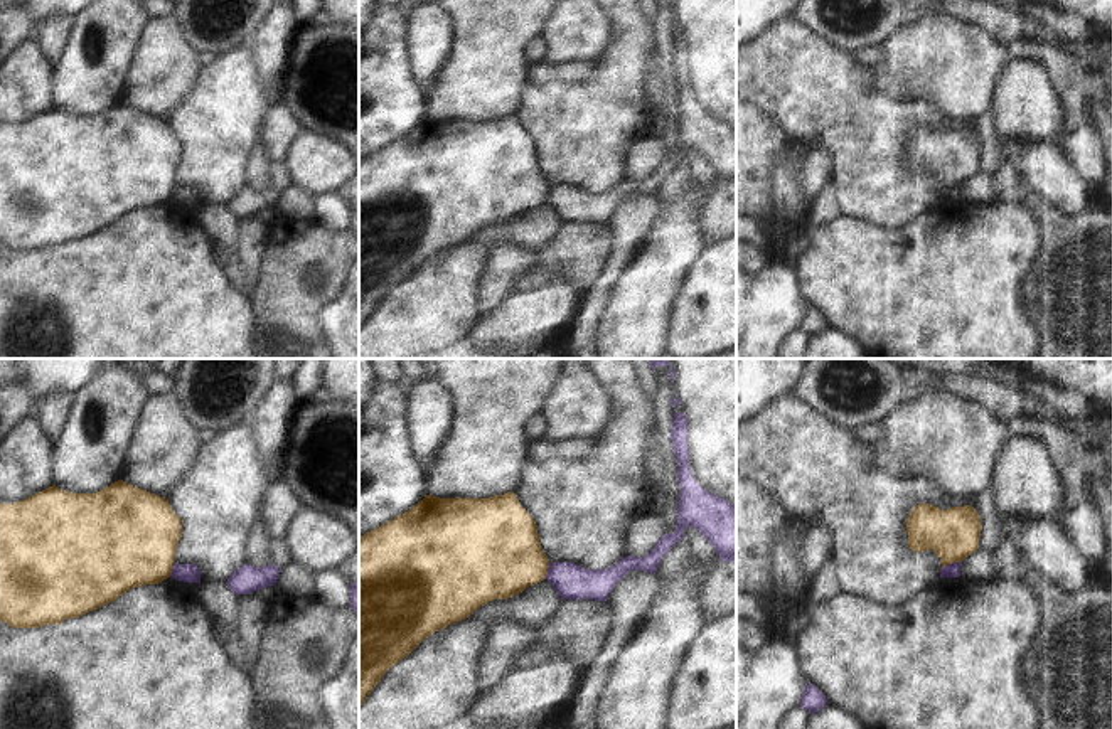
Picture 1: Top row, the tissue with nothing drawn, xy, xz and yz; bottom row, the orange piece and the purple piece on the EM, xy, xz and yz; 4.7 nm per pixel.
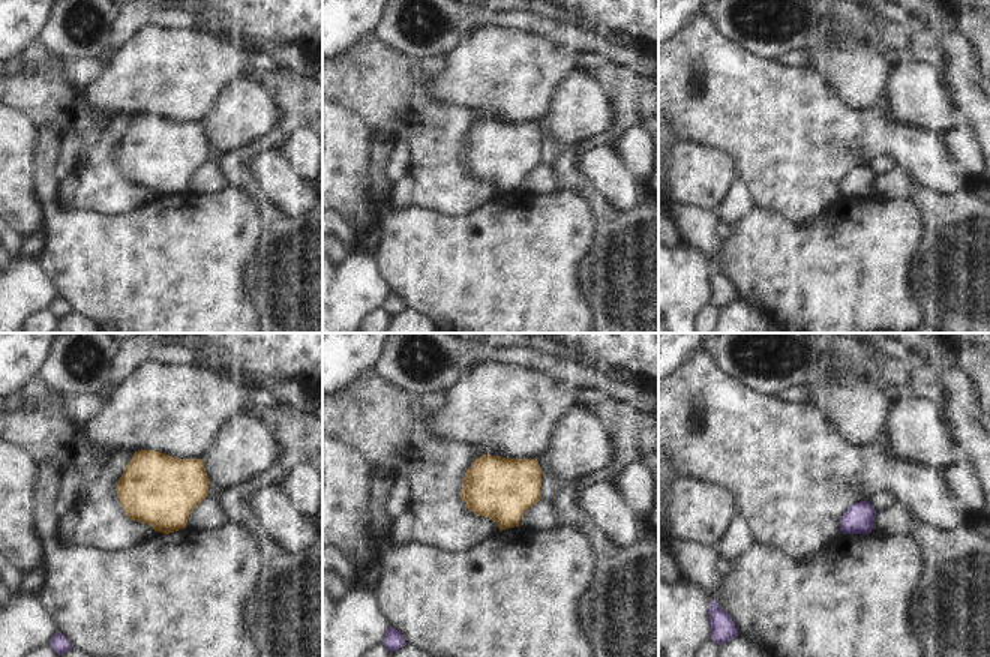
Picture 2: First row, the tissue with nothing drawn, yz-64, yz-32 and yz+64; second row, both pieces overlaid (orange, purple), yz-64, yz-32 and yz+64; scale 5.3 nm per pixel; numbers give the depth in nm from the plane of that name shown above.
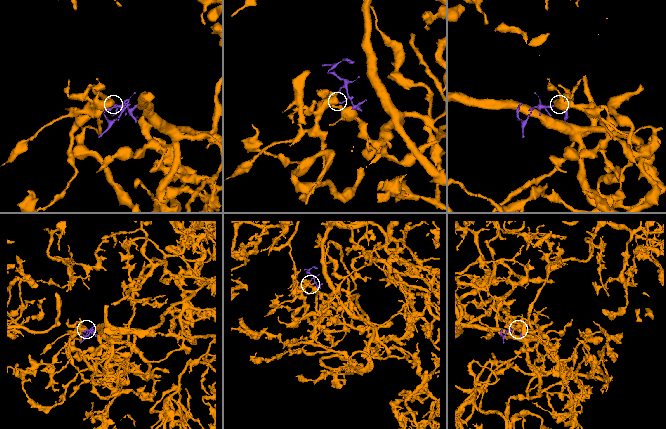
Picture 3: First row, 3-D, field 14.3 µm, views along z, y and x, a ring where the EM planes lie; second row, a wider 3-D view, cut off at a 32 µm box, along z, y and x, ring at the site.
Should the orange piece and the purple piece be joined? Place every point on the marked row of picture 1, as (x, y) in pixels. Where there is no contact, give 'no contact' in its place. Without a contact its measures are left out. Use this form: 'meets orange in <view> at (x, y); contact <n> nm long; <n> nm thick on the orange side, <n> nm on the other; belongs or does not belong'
meets orange in yz at (951, 563); contact 120 nm long; 240 nm thick on the orange side, 70 nm on the other; does not belong

